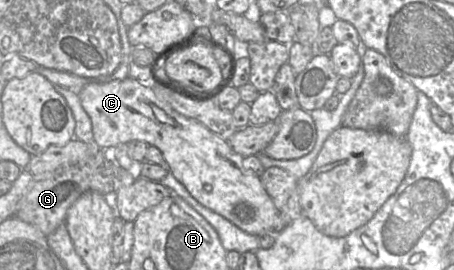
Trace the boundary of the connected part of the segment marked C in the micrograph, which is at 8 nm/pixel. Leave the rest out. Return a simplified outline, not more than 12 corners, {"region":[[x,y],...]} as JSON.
{"region":[[127,77],[79,92],[101,149],[140,140],[248,234],[286,225],[224,140]]}

